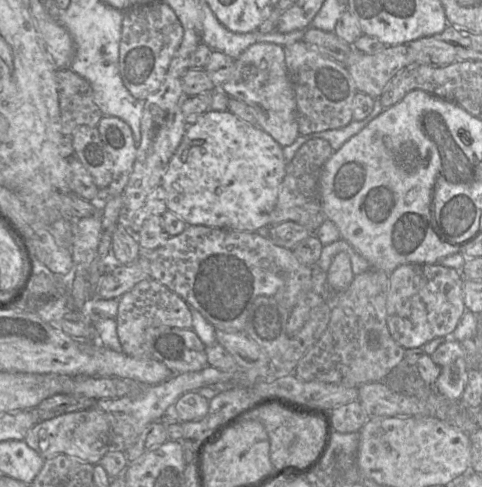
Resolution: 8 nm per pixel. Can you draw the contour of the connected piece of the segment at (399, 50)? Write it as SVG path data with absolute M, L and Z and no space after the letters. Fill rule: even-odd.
M402 44L386 46L375 54L353 51L343 65L351 75L357 91L377 99L390 80L409 65L408 48Z

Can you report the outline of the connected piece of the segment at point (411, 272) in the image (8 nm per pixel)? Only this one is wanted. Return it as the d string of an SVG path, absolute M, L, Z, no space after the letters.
M406 263L388 276L386 321L393 340L405 349L422 347L436 337L451 336L466 307L463 279L453 268L439 263Z

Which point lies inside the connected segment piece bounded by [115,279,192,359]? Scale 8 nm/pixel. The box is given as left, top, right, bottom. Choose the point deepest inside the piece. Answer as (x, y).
(149, 303)

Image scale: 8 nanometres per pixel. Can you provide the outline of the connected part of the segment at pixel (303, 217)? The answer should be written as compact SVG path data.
M321 138L307 141L296 151L292 160L286 165L276 204L270 214L270 225L293 221L306 227L312 233L319 228L325 220L321 201L320 175L332 153L330 144Z

